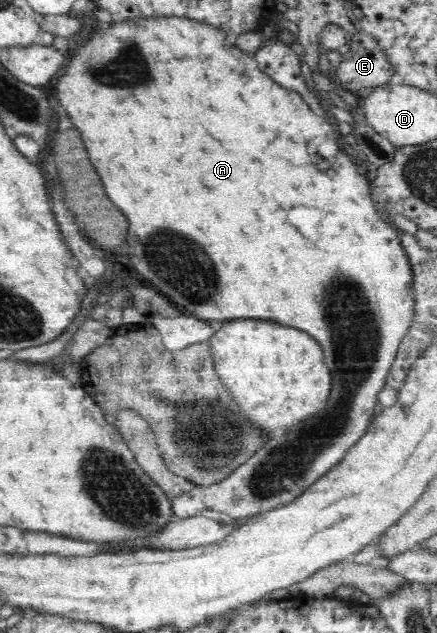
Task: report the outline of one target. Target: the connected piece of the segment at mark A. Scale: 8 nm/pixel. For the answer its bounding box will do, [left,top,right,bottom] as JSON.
[50,17,415,523]

